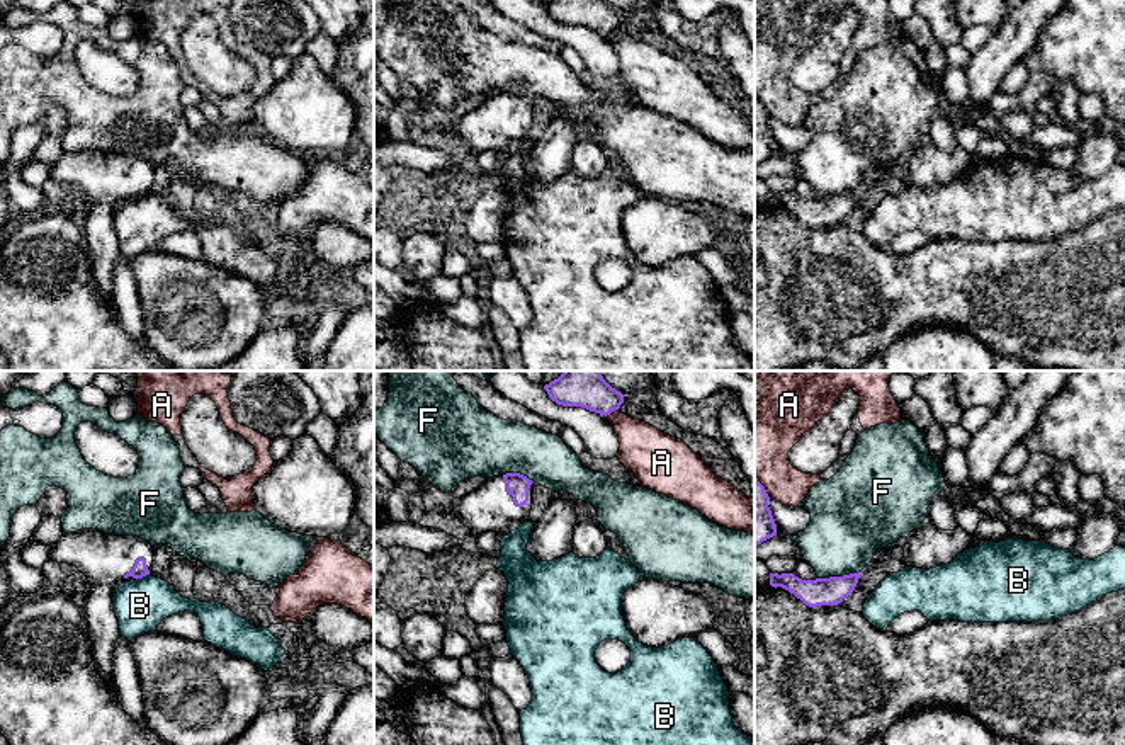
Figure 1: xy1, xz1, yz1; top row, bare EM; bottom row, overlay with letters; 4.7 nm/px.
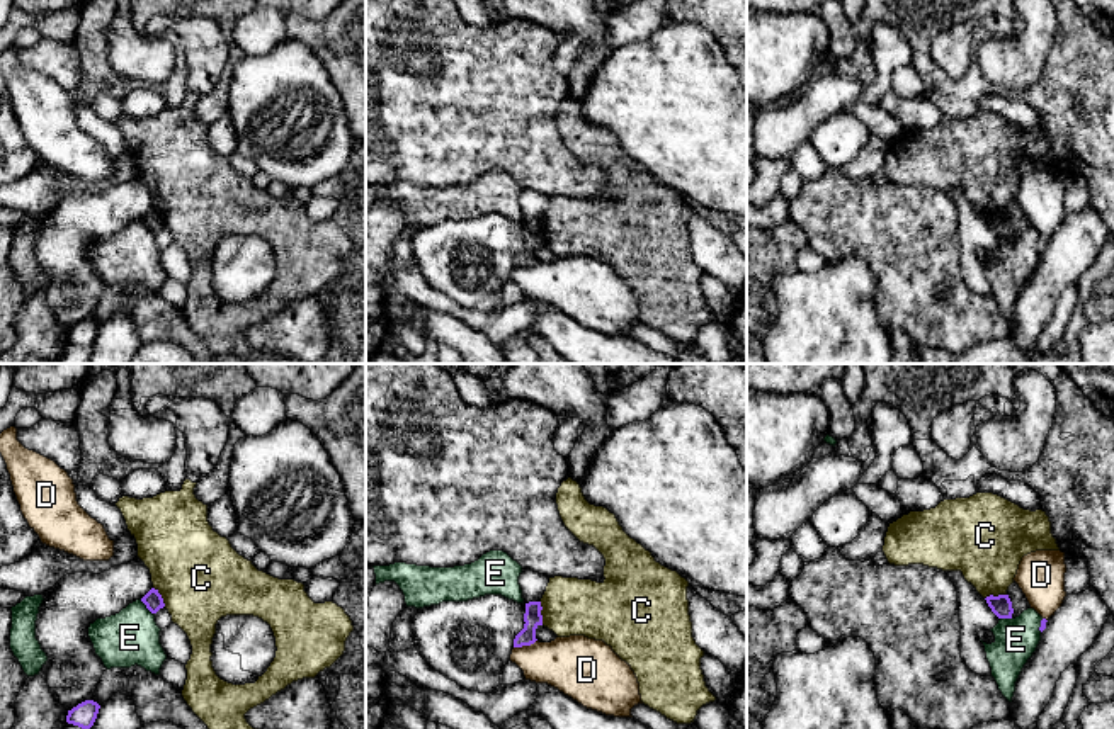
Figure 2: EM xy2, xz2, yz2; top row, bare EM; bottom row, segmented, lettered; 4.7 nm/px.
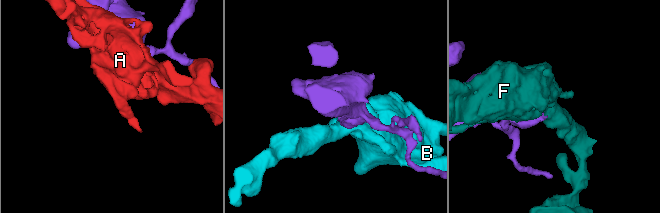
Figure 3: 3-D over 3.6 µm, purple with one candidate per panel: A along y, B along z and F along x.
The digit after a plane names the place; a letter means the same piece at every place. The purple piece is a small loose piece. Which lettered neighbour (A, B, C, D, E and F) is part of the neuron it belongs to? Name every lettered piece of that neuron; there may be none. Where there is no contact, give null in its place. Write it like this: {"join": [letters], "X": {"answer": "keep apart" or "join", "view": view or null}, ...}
{"join": [], "A": {"answer": "keep apart", "view": "xz1"}, "B": {"answer": "keep apart", "view": "xy1"}, "C": {"answer": "keep apart", "view": "xz2"}, "D": {"answer": "keep apart", "view": "xz2"}, "E": {"answer": "keep apart", "view": "xy2"}, "F": {"answer": "keep apart", "view": "yz1"}}

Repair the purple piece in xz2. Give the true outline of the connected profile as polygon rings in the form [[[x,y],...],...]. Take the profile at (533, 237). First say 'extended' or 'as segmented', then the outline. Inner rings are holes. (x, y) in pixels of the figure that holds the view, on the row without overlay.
as segmented; [[[541,221],[526,223],[524,248],[515,255],[514,267],[531,265],[536,258],[536,248],[543,245]]]

